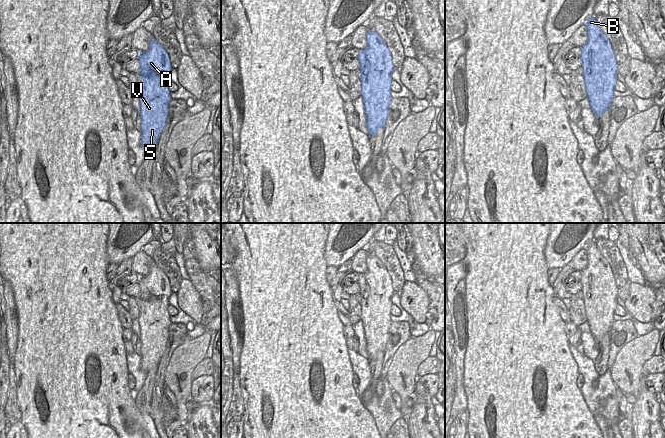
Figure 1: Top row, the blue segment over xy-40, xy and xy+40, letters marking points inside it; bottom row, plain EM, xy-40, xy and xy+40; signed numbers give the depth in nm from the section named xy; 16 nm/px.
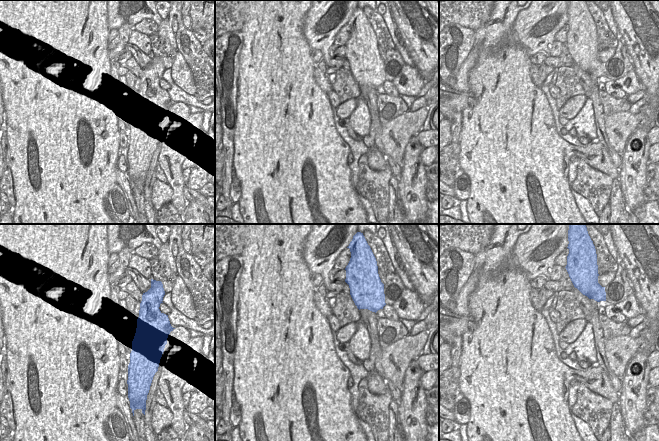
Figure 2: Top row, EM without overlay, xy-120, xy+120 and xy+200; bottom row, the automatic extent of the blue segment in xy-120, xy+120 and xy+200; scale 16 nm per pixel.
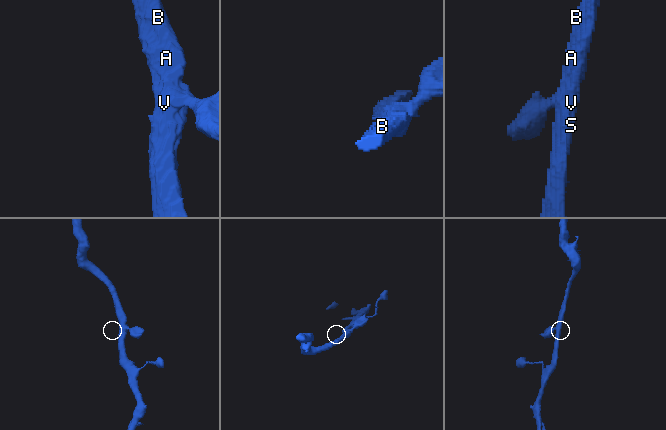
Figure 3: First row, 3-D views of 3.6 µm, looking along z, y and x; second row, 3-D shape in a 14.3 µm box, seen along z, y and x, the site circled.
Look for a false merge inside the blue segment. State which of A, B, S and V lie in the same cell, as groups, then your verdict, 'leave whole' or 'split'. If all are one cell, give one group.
groups A B S V; leave whole

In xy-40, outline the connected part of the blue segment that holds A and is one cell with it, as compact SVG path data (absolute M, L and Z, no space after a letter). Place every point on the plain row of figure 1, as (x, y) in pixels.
M154 262L149 273L139 276L140 299L143 303L139 312L141 362L140 368L147 373L156 368L166 349L168 328L171 325L168 313L171 288L168 277Z

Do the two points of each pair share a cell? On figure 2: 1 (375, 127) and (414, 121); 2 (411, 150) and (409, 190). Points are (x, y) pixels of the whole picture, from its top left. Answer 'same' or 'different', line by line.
1: different
2: same

